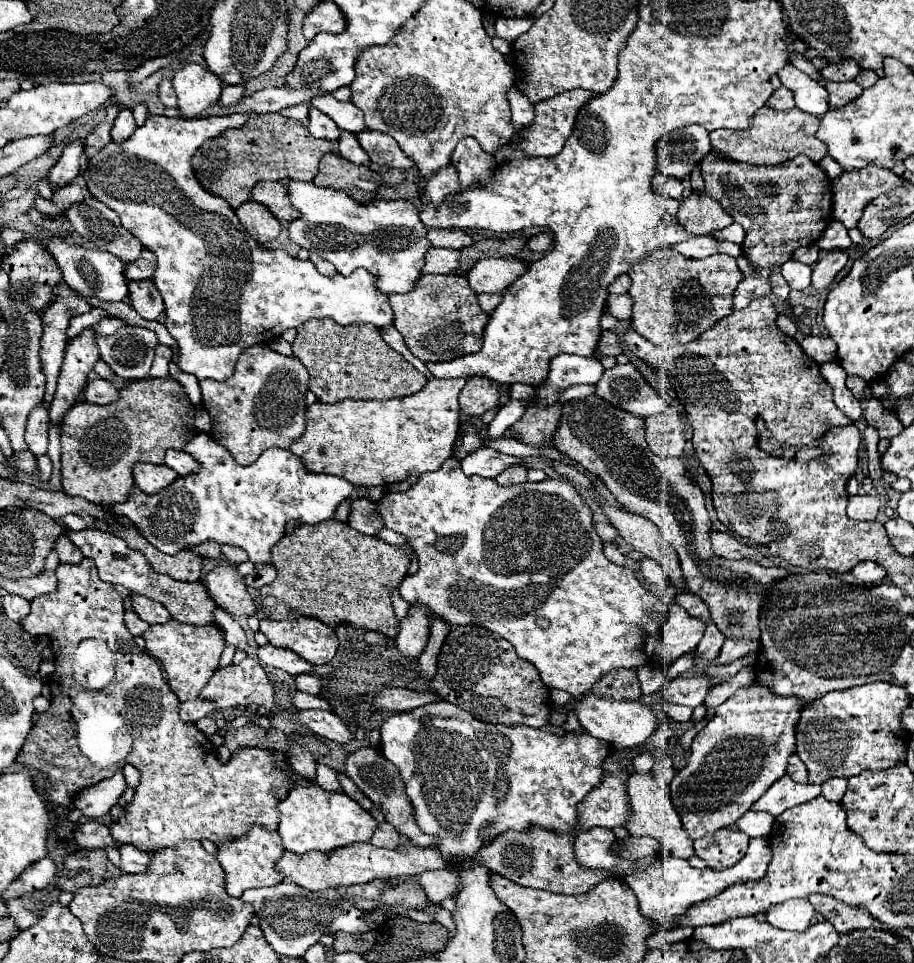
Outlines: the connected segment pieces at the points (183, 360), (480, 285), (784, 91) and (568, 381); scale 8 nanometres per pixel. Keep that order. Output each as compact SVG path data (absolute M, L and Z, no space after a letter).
M233 113L233 115L211 115L211 117L199 117L199 119L183 119L183 117L165 117L165 115L151 115L129 139L125 139L123 143L107 143L95 157L89 159L89 165L87 165L87 171L83 173L85 181L87 181L87 189L93 197L97 197L101 203L105 203L109 209L117 211L119 217L121 217L121 223L123 227L127 227L141 243L145 249L153 251L157 255L157 271L153 275L153 283L157 285L163 301L165 301L165 327L169 329L169 333L177 339L179 343L179 369L185 371L185 373L191 373L195 375L199 381L201 379L217 379L217 381L223 381L227 379L231 373L233 373L233 367L235 367L235 361L237 357L241 355L243 349L251 347L253 343L265 343L265 339L277 339L283 335L283 331L291 329L291 327L301 327L303 323L307 323L309 319L323 319L323 317L329 317L333 319L335 323L339 325L351 325L351 323L357 323L357 325L375 325L379 329L387 327L393 323L393 309L389 305L389 299L385 293L381 293L377 289L377 277L371 275L369 271L365 269L355 269L349 277L343 277L341 273L337 273L335 277L325 277L321 275L315 265L311 261L301 261L301 259L295 259L291 257L287 251L281 251L281 249L275 249L275 251L269 251L269 249L263 249L261 245L255 243L255 239L245 231L245 227L241 225L241 221L237 219L235 211L219 197L211 195L209 191L205 191L199 181L195 179L193 175L193 167L191 167L191 157L193 153L211 137L217 137L221 133L225 133L227 129L239 129L243 127L249 119L253 117L253 113Z
M489 257L477 261L467 279L475 293L501 293L513 281L517 281L527 267L529 263L519 257Z
M779 87L769 99L767 99L767 107L771 109L791 109L795 107L795 101L793 101L793 95L787 87Z
M561 353L551 361L549 369L549 385L537 387L535 401L539 405L545 403L557 403L557 393L569 385L595 385L603 377L603 365L597 357L579 357L579 355L567 355Z

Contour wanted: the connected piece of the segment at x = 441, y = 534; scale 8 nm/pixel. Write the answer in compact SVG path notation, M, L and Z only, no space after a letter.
M455 457L447 459L439 471L433 473L423 473L419 477L419 481L403 493L385 493L379 501L377 501L377 509L385 521L387 529L393 529L401 535L405 535L409 539L409 545L415 549L417 559L419 559L419 571L415 575L407 575L399 587L399 595L409 603L409 605L423 605L429 609L431 617L441 619L443 623L447 623L449 627L461 627L461 625L479 625L485 627L501 637L505 637L517 651L517 655L521 659L531 661L543 683L551 689L563 689L567 693L571 693L573 697L579 697L583 693L587 693L595 681L599 681L601 677L605 677L607 673L615 671L615 669L633 669L637 671L639 667L647 665L649 659L653 659L657 655L657 647L663 641L663 615L669 613L669 607L653 597L651 593L647 593L643 589L643 585L635 579L631 569L623 569L615 563L611 563L605 555L603 555L603 541L595 531L593 519L591 519L591 509L587 507L587 503L583 503L583 497L577 493L577 489L561 479L545 479L541 483L521 483L521 485L509 485L503 487L499 485L495 479L485 479L485 477L467 477L461 467L459 461Z

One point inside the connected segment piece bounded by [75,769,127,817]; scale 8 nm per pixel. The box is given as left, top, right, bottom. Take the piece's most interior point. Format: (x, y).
(95, 802)

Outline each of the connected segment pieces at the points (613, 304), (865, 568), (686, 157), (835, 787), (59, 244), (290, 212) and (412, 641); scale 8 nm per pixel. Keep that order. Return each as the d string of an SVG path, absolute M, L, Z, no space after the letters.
M627 293L607 297L607 313L617 317L617 319L629 319L631 317L631 307L633 307L633 301L629 299Z
M863 561L863 563L859 563L859 565L853 567L851 577L857 579L857 581L861 581L861 583L881 583L885 579L885 571L877 563Z
M689 125L675 129L657 141L657 169L683 181L709 151L711 141L703 127Z
M841 777L827 779L823 785L823 797L827 801L840 802L847 789L847 780Z
M51 239L47 249L53 255L53 259L57 261L65 283L69 287L75 287L75 291L83 293L85 297L97 297L107 303L123 301L127 297L129 291L127 291L127 279L123 273L125 267L123 267L121 259L117 259L115 255L101 251L101 249L85 249L85 247L69 243L67 239Z
M261 181L253 187L251 199L265 205L281 223L297 219L295 209L287 199L287 185L283 181Z
M411 607L409 615L401 621L399 633L395 637L397 649L405 659L409 661L419 659L429 639L429 627L431 621L427 611L423 611L423 607Z

